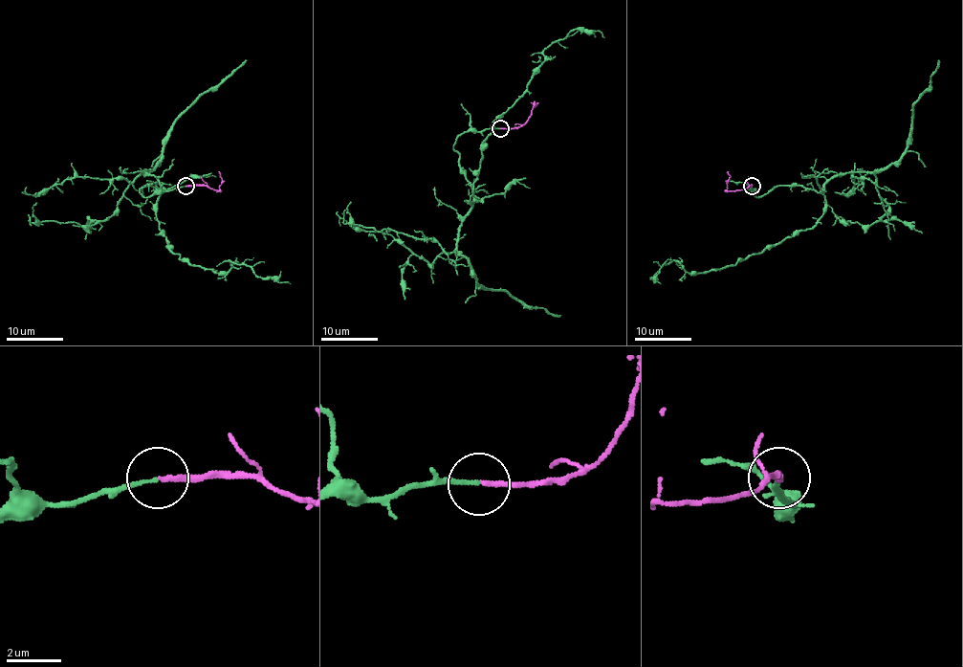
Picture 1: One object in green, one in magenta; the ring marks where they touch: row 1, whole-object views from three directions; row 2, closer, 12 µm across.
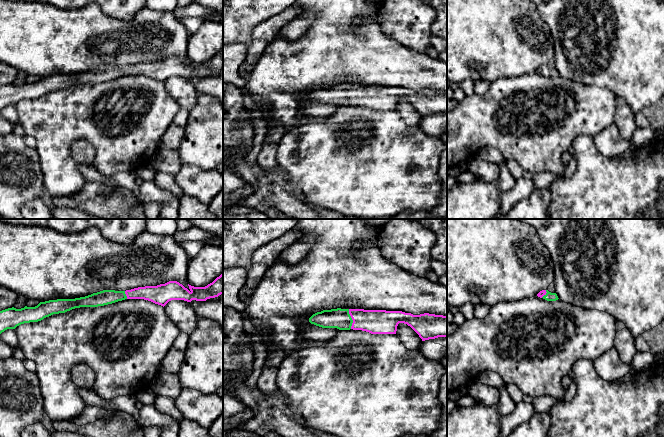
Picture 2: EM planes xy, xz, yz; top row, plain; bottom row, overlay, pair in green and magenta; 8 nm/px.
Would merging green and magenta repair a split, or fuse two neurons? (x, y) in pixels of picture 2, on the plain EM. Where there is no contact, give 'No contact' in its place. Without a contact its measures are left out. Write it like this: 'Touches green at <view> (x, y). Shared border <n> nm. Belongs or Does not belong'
Touches green at xz (351, 95). Shared border 160 nm. Belongs

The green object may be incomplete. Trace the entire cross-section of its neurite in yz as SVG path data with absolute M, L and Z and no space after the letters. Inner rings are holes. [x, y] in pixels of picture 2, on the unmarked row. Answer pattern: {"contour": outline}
{"contour": "M542 66L537 70L538 73L543 74L547 77L556 77L558 76L558 72L556 69L551 69L548 66Z"}

